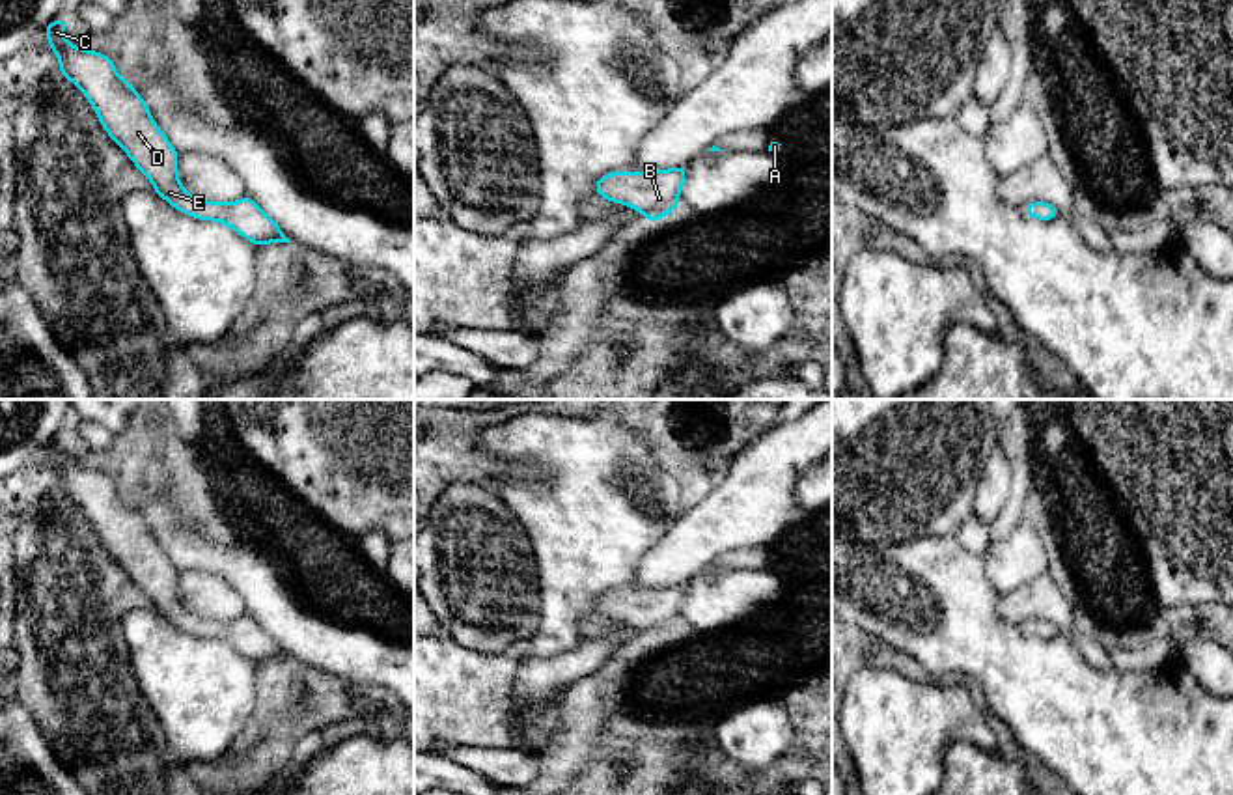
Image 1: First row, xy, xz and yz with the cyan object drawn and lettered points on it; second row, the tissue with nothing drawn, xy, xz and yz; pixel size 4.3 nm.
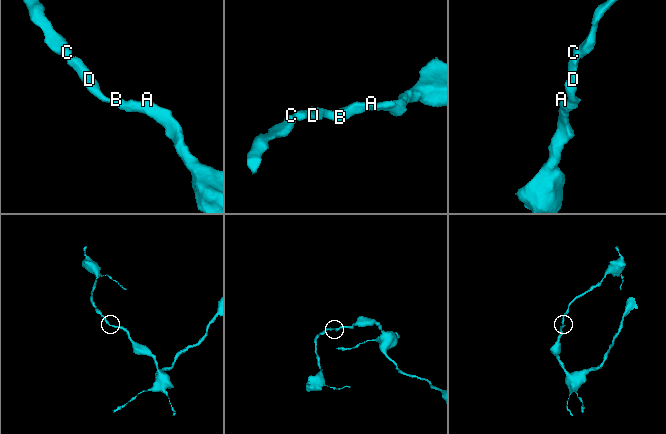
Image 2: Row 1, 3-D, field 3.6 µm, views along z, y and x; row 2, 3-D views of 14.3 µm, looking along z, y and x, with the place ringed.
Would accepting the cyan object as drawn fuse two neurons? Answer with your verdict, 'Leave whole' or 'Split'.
Leave whole

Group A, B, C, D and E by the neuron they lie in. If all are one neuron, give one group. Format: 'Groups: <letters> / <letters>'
Groups: A B C D E

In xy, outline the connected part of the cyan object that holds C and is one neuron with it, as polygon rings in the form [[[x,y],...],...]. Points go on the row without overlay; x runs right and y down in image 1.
[[[67,435],[56,437],[43,448],[60,478],[60,491],[84,509],[104,549],[153,601],[159,614],[188,635],[228,642],[256,664],[291,661],[276,640],[248,614],[218,621],[188,612],[177,595],[179,571],[157,545],[144,517],[131,500],[119,496],[108,474],[73,465],[63,455],[65,440]]]

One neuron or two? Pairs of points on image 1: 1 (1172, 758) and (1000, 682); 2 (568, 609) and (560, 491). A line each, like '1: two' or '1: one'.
1: one
2: one

